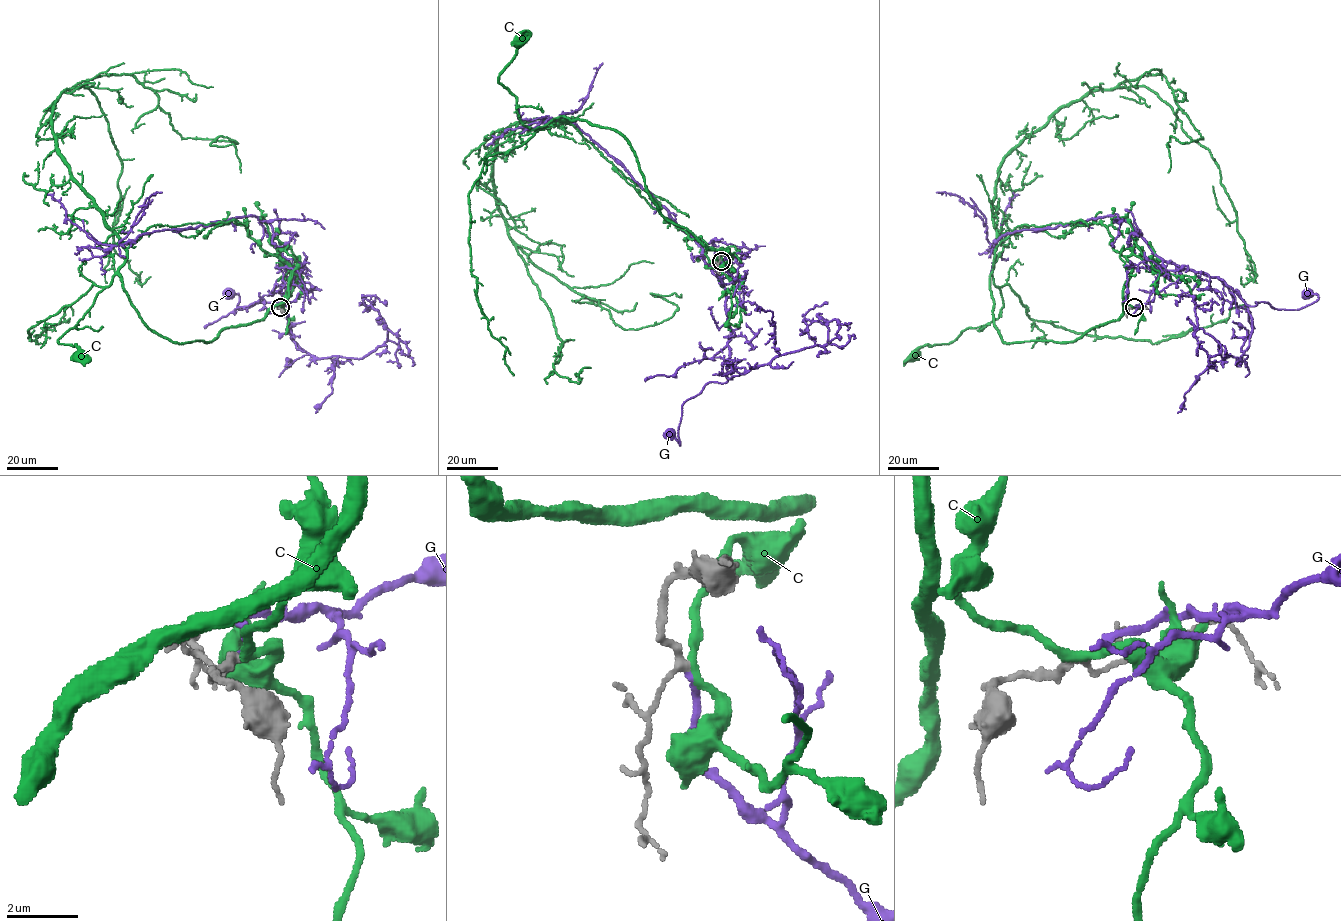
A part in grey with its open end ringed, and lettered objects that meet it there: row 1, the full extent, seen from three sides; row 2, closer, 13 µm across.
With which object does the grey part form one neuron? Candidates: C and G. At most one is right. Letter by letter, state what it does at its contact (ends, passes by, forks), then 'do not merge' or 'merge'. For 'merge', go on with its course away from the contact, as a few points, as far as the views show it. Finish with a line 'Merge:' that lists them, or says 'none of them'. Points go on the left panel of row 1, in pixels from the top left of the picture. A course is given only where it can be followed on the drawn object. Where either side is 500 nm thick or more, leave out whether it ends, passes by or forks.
C: it passes by | do not merge
G: it ends | merge | via (280, 307), (292, 302), (303, 288), (287, 269), (287, 306), (258, 302), (241, 309), (239, 295), (228, 294)
Merge: G

